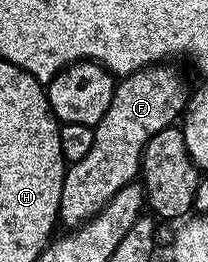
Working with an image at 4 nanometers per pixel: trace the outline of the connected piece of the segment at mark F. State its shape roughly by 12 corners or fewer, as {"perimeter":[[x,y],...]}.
{"perimeter":[[173,65],[114,86],[57,214],[76,229],[138,178],[143,149],[182,118]]}

